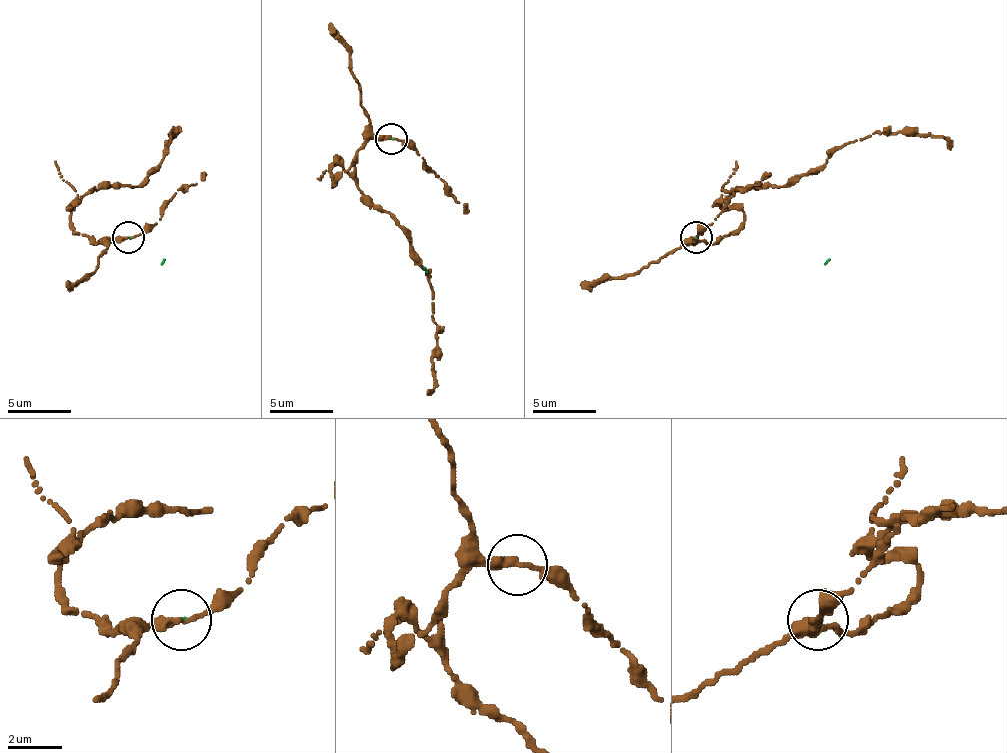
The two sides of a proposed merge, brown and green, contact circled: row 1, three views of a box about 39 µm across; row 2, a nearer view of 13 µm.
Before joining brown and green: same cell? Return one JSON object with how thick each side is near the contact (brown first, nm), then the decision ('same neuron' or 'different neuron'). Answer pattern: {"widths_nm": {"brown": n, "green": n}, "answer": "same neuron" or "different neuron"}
{"widths_nm": {"brown": 280, "green": 50}, "answer": "same neuron"}

